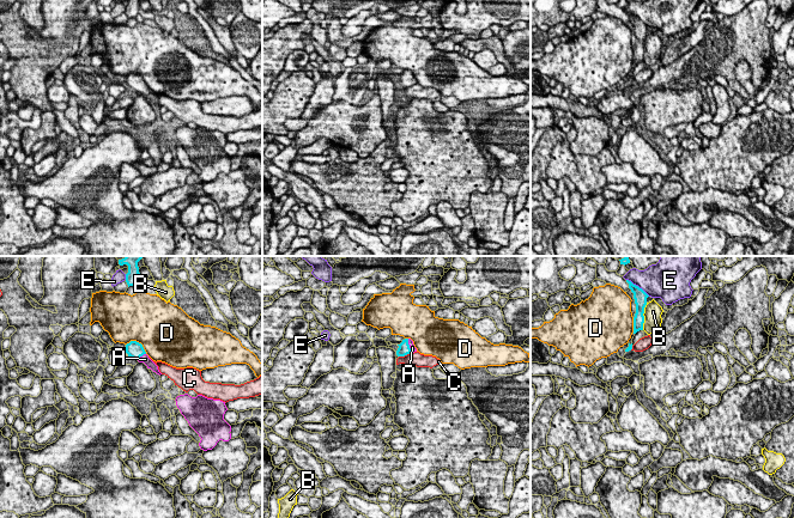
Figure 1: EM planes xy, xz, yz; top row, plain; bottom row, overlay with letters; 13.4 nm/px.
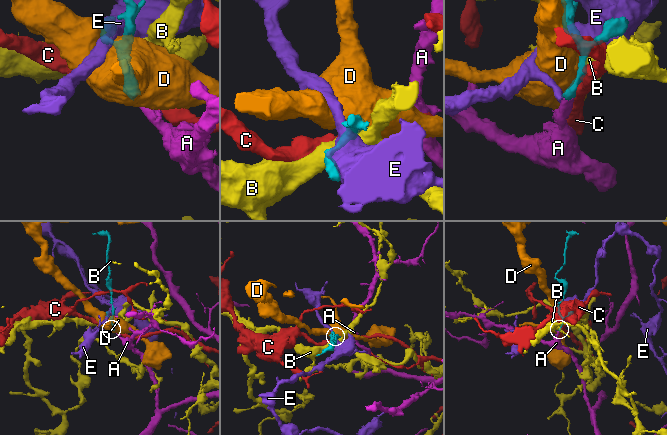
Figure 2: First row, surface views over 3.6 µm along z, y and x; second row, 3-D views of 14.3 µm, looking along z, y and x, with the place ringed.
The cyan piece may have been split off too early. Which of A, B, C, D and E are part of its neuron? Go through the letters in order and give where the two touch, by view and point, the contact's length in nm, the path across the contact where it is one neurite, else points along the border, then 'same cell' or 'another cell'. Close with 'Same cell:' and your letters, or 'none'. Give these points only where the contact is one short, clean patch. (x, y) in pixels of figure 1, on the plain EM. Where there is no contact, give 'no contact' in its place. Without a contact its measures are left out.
A: contact xy (141, 87); length 150 nm; way xy (134, 81), (141, 87), (145, 91); same cell
B: contact yz (643, 48); length 380 nm; another cell
C: contact xz (405, 86); length 180 nm; border xz (411, 85), (399, 89); another cell
D: contact xy (138, 74); length 320 nm; another cell
E: contact yz (637, 18); length 400 nm; another cell
Same cell: A

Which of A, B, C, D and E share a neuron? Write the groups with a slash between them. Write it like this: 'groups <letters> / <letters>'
groups A / B / C / D / E

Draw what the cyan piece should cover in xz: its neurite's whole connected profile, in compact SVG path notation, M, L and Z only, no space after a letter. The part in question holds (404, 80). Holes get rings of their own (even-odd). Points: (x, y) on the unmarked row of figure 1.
M405 71L400 77L398 77L399 80L396 83L398 89L405 89L407 86L417 84L417 80L413 77L413 73L411 71Z

